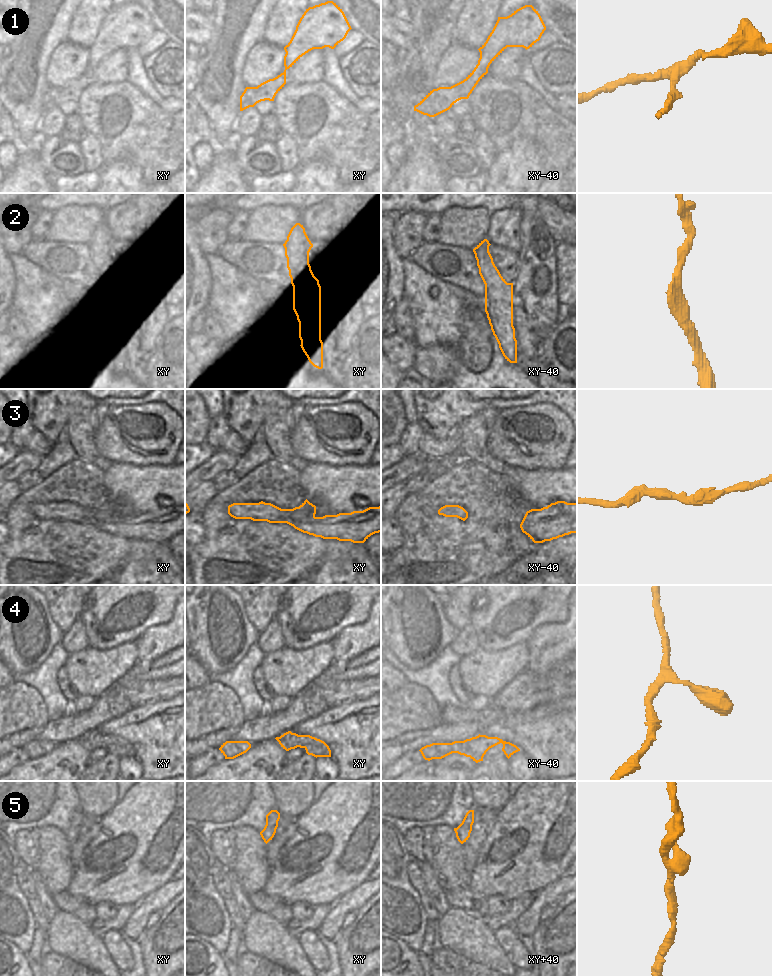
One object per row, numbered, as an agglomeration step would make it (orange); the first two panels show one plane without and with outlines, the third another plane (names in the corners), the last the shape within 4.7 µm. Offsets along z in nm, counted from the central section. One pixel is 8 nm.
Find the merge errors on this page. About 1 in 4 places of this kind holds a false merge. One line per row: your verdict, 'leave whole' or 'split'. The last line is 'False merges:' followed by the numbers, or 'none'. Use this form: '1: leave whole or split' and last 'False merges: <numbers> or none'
1: leave whole
2: split
3: leave whole
4: leave whole
5: leave whole
False merges: 2

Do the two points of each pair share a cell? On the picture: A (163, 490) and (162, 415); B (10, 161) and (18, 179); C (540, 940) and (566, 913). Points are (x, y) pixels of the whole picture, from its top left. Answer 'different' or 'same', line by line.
A: different
B: different
C: same

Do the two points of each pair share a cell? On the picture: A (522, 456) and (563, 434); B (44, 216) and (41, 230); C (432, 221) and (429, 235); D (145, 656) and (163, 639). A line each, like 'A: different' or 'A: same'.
A: same
B: same
C: same
D: same

